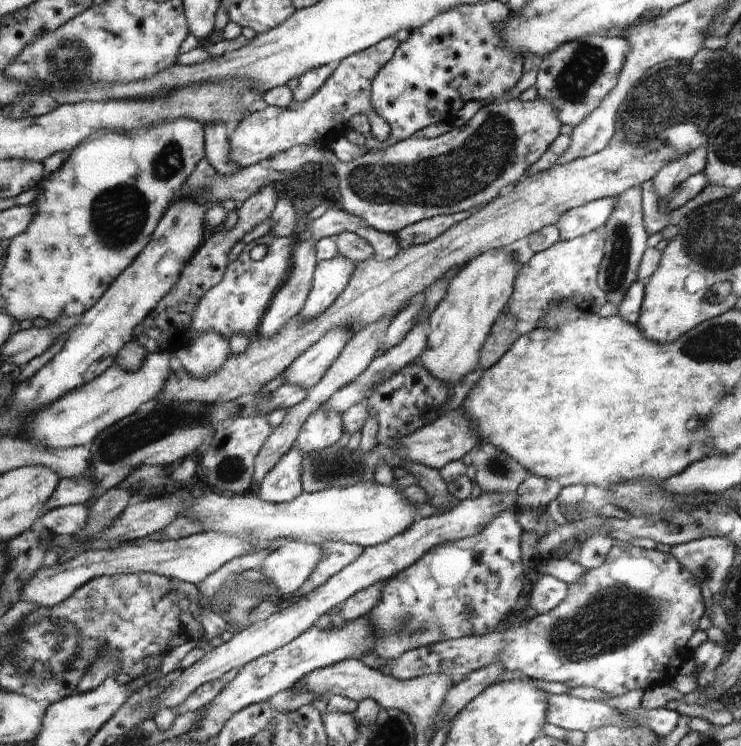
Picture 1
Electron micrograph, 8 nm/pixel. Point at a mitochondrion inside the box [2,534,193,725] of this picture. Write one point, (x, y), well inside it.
(50, 651)

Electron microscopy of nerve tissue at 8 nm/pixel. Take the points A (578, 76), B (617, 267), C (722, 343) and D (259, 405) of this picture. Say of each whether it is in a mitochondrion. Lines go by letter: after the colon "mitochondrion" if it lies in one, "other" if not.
A: mitochondrion
B: mitochondrion
C: mitochondrion
D: other

